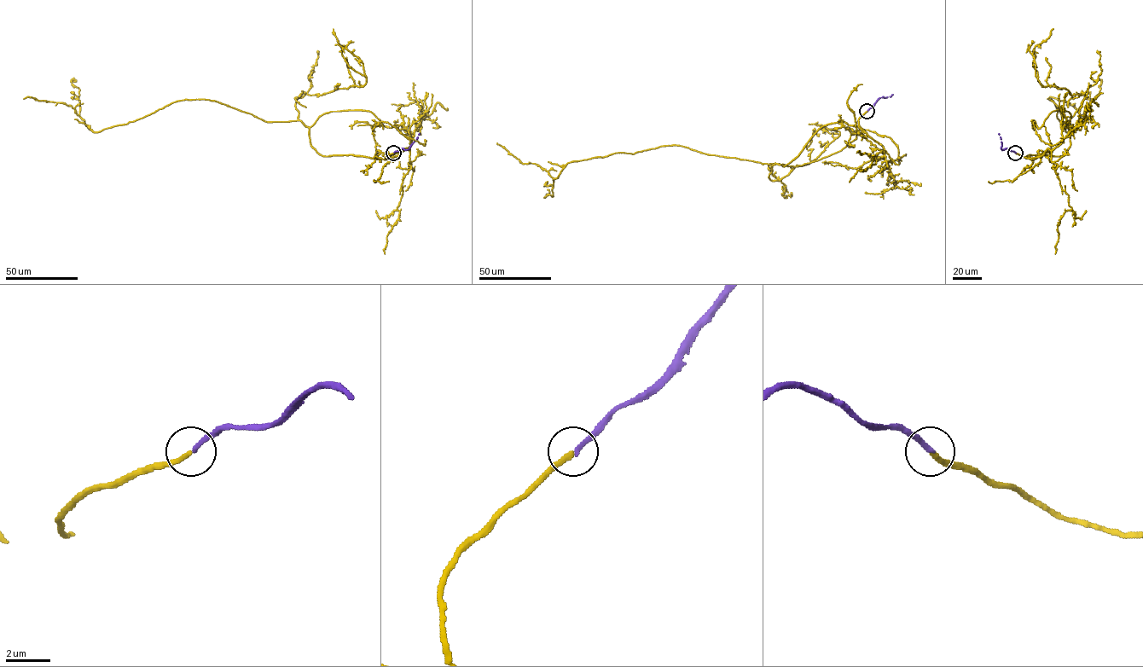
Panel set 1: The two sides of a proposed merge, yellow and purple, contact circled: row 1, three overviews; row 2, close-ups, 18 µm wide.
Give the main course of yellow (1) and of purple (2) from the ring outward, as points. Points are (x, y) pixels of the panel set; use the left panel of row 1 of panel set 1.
1: (393, 153), (322, 156), (299, 120), (266, 122), (207, 99), (176, 101), (94, 131), (71, 106), (23, 98)
2: (393, 153), (402, 148), (409, 149), (420, 134)

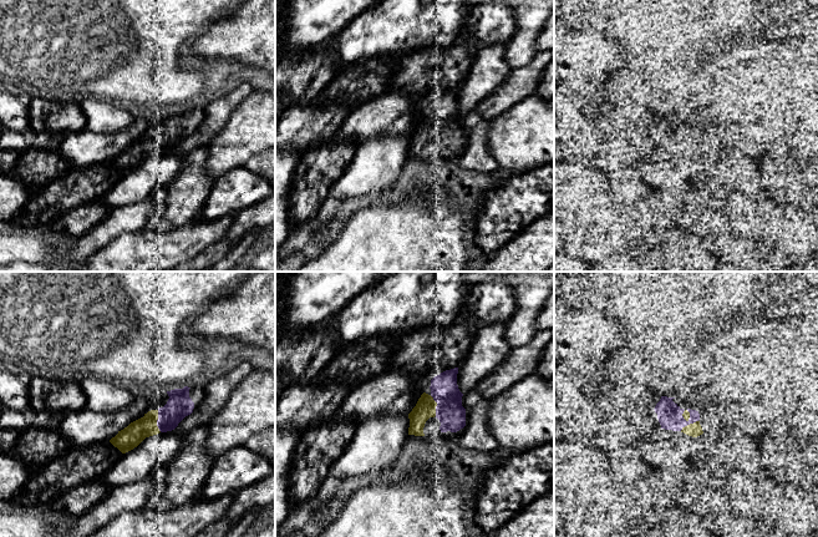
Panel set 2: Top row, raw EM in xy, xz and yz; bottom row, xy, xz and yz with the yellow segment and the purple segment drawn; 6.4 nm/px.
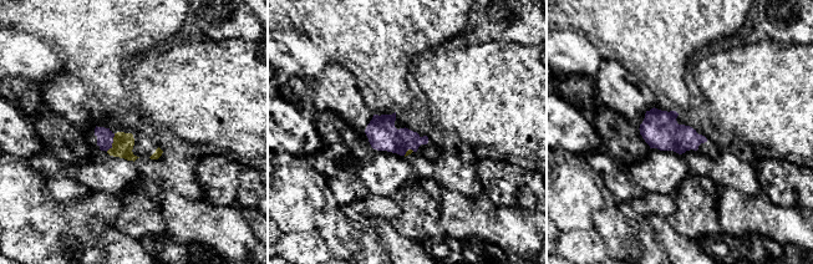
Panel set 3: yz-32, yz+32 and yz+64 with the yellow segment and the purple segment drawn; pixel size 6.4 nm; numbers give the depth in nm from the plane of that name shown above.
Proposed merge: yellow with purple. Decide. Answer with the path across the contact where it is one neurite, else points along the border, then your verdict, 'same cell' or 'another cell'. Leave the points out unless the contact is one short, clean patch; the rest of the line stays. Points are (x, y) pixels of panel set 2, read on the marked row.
same cell

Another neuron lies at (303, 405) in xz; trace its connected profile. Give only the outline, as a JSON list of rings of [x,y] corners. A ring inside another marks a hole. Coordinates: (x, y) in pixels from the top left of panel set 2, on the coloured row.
[[[314,380],[286,386],[275,405],[275,430],[294,430],[299,435],[310,426],[331,420],[355,384],[316,384]]]

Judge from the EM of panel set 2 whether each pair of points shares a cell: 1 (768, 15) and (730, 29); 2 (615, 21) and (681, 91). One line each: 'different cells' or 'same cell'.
1: different cells
2: same cell

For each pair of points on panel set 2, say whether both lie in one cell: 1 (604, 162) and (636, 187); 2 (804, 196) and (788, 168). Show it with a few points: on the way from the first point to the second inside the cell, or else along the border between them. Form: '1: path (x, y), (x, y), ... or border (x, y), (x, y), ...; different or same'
1: path (611, 165), (629, 182); same
2: path (803, 190), (788, 175); same

